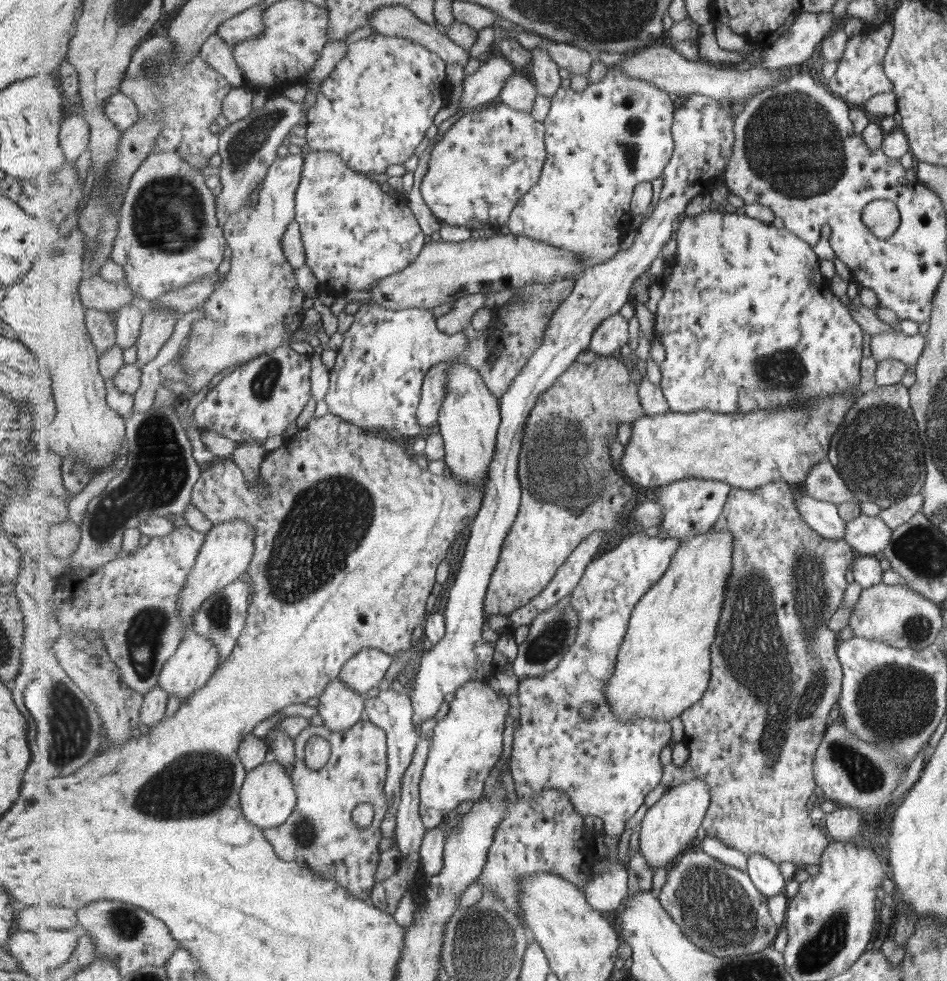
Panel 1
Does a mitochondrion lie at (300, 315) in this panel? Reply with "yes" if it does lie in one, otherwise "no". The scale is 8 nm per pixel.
no

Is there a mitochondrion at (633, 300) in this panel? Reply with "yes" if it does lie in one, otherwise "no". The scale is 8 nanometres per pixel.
no

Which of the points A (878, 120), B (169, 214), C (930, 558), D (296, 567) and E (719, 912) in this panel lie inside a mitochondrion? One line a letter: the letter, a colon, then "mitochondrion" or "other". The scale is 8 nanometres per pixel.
A: other
B: mitochondrion
C: mitochondrion
D: mitochondrion
E: mitochondrion

